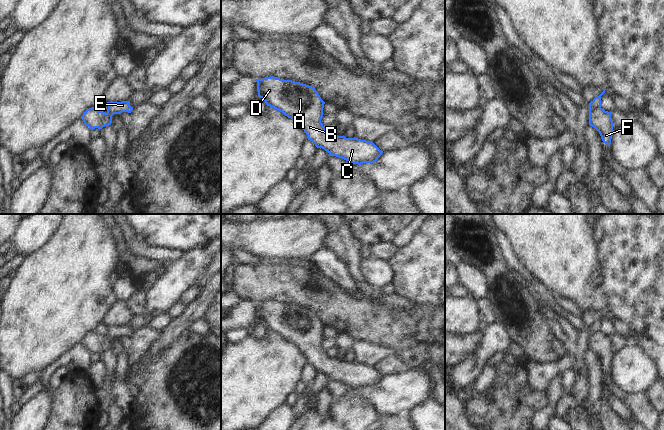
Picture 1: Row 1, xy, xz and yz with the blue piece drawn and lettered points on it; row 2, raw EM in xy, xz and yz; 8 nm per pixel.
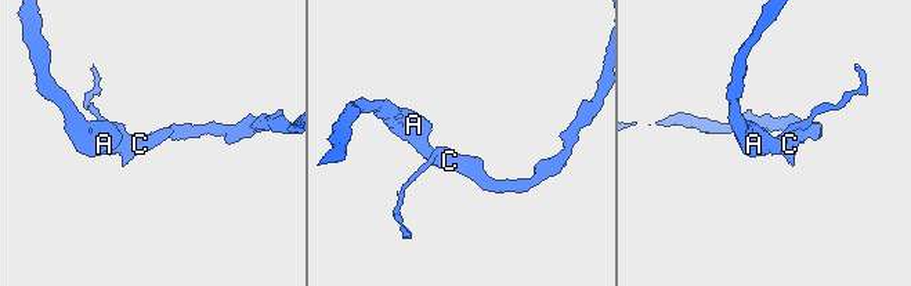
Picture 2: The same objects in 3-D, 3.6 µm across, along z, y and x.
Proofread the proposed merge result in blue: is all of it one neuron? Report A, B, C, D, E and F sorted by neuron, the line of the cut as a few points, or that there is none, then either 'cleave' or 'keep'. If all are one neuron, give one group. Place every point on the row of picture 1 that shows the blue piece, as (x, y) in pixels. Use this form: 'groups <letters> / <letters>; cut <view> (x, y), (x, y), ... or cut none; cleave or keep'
groups A B C D F / E; cut yz (600, 107), (597, 107), (589, 114); cleave

